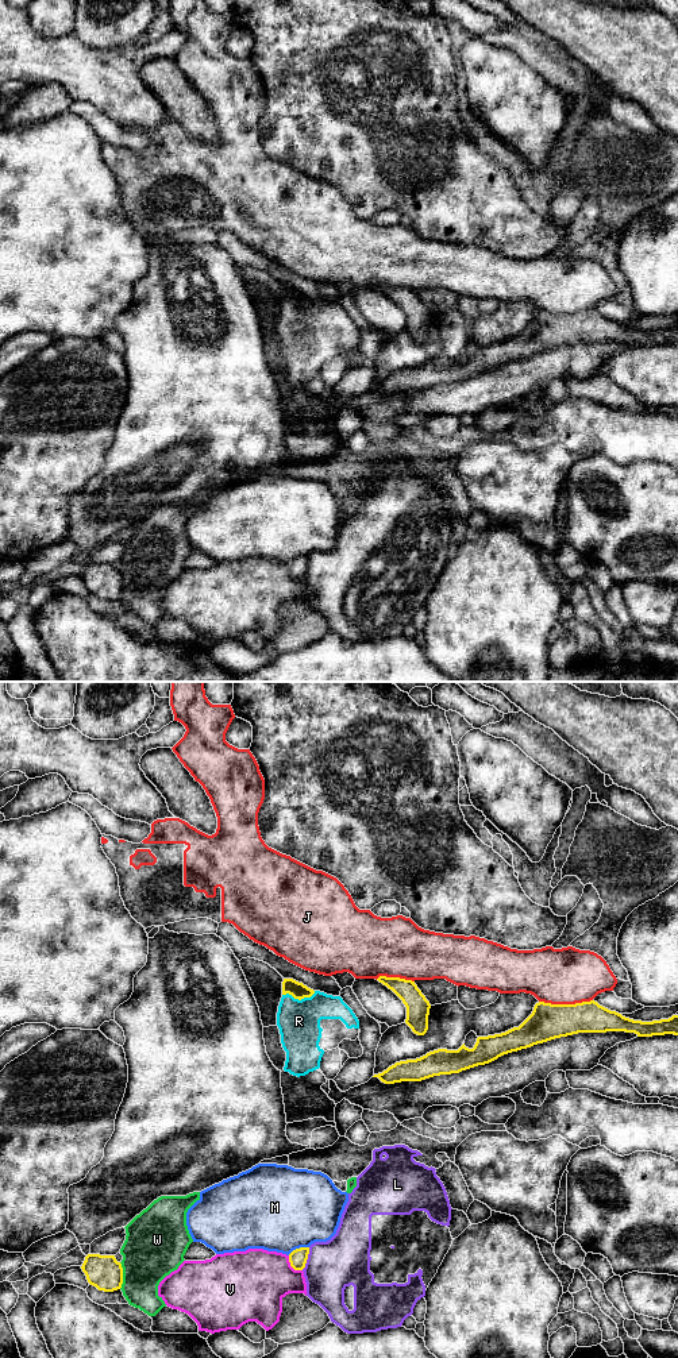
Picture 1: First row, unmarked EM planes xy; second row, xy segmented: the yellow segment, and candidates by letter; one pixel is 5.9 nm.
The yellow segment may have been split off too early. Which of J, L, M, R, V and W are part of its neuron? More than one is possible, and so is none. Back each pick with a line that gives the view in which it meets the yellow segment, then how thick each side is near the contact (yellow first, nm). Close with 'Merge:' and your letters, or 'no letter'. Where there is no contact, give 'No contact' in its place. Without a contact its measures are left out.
R: Touches yellow in xy. Thickness 100 nm (yellow) against 260 nm
Merge: R

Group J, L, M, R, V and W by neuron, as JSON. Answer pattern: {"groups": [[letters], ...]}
{"groups": [["J"], ["L"], ["M"], ["R"], ["V"], ["W"]]}

